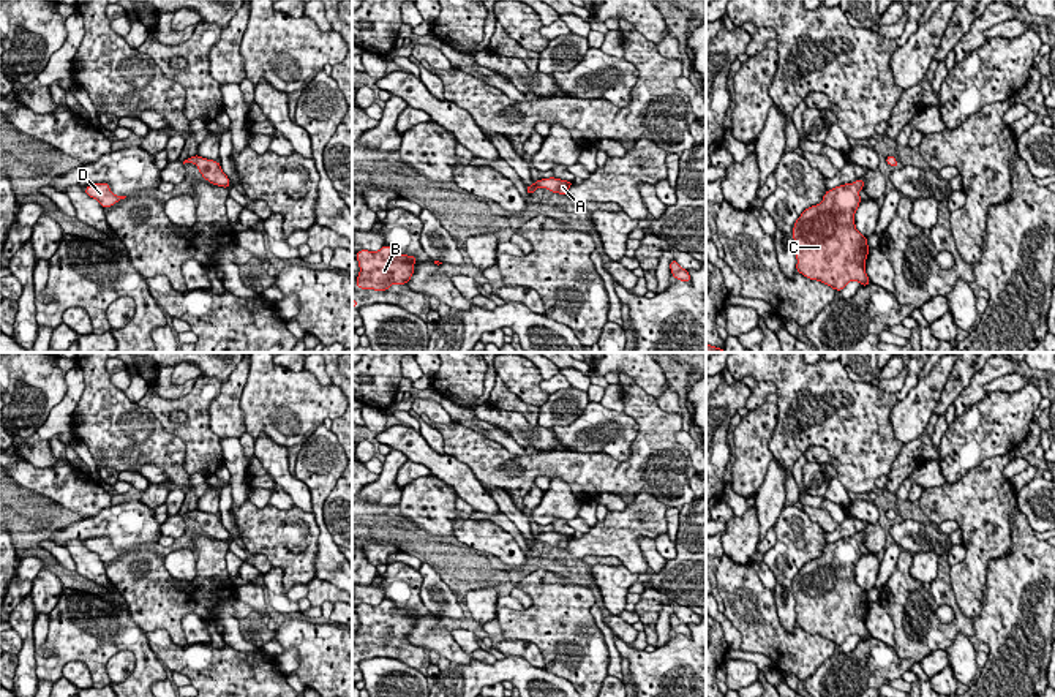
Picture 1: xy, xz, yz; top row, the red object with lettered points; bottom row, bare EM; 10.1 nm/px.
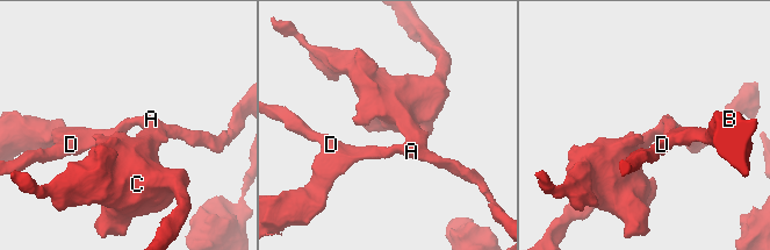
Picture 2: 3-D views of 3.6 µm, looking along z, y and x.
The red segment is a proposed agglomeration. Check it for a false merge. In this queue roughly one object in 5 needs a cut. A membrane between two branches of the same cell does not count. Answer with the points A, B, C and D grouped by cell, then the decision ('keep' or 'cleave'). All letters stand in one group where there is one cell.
groups A B C D; keep

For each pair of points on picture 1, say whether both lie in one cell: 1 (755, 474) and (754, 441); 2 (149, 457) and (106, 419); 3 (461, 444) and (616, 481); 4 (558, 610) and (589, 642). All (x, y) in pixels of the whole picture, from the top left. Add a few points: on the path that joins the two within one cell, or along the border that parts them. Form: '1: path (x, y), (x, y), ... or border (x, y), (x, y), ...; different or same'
1: path (754, 467), (754, 449); same
2: path (138, 446), (117, 430); same
3: path (499, 473), (514, 479), (533, 467), (578, 470); same
4: path (566, 618), (581, 634); same

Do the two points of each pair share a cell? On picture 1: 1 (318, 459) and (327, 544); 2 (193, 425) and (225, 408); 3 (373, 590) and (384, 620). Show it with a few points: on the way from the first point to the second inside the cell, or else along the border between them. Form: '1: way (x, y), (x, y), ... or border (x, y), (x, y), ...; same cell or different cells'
1: way (318, 479), (318, 514), (321, 523); same cell
2: border (221, 384), (209, 406), (209, 427), (217, 437); different cells
3: border (384, 598), (368, 606); different cells

